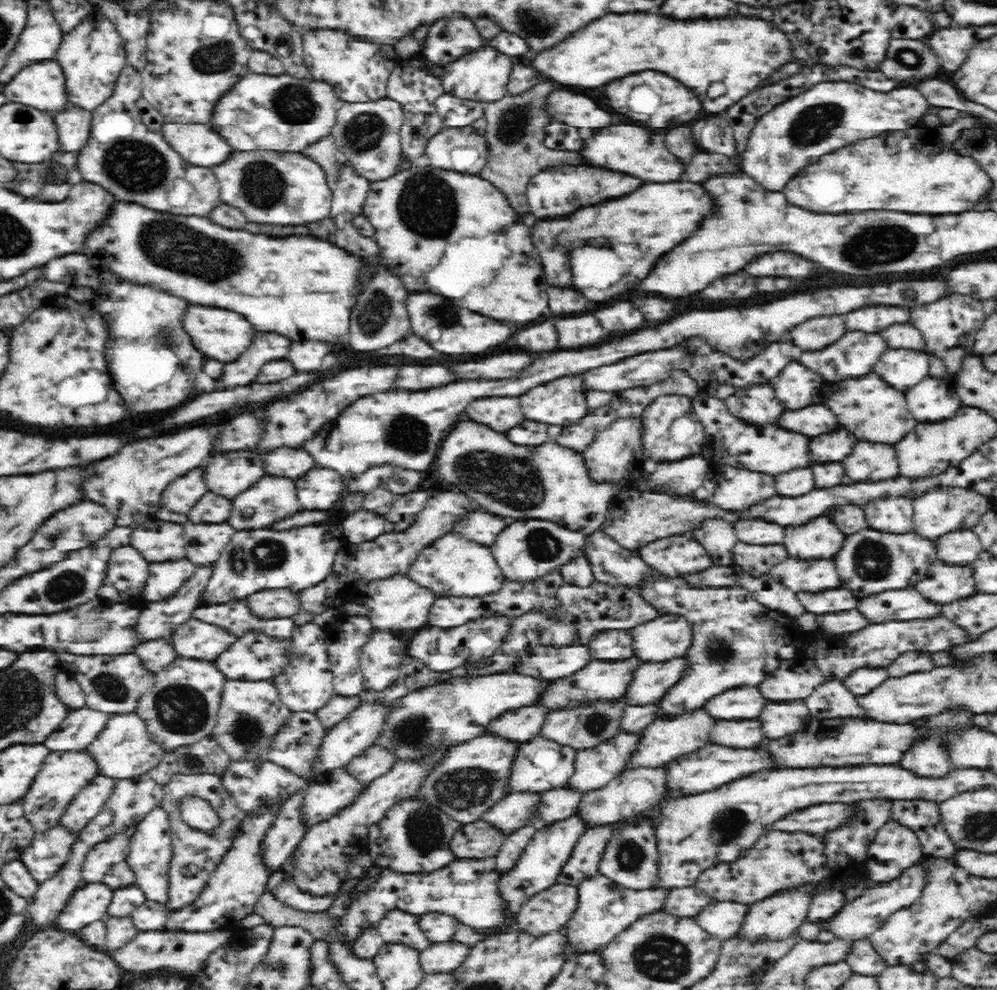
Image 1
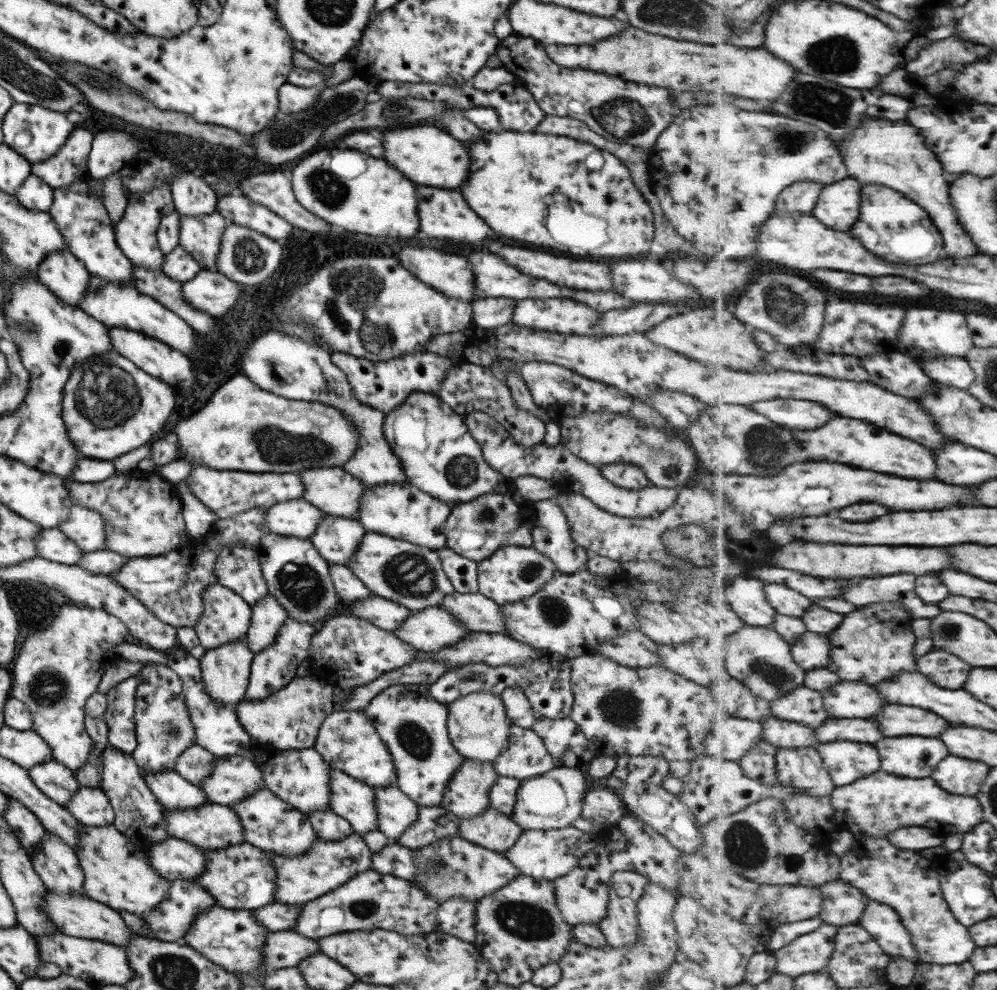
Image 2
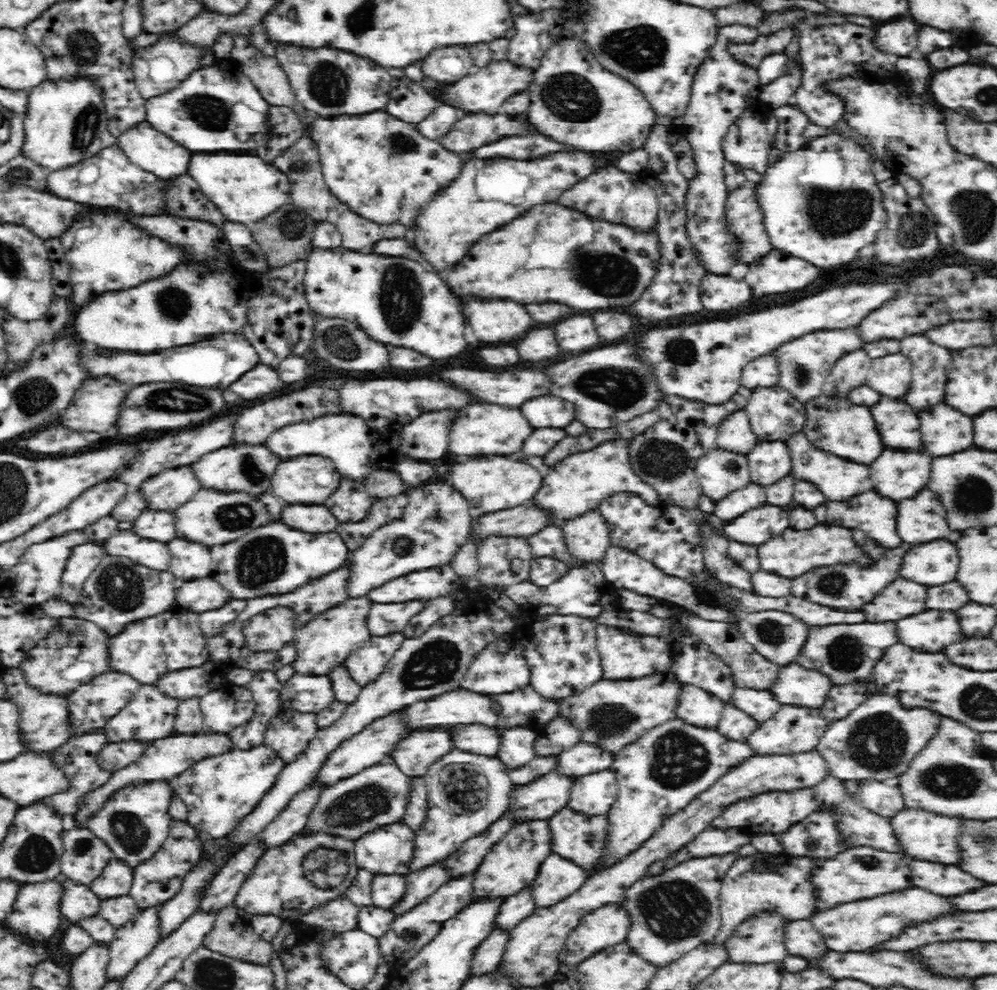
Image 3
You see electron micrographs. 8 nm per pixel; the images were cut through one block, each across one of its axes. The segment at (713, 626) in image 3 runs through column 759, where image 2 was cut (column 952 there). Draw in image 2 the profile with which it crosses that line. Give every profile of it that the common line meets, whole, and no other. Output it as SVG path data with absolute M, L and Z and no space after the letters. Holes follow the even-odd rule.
M935 648L918 657L919 672L929 681L949 690L963 689L974 666L945 649Z

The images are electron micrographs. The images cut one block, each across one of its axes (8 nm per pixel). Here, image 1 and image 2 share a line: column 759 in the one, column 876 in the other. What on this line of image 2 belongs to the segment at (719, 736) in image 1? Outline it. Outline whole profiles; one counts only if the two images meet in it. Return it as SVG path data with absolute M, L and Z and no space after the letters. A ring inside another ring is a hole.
M843 718L843 720L827 720L827 724L823 724L817 730L818 742L831 743L837 740L851 740L851 742L865 742L865 744L877 744L879 740L883 740L883 732L879 728L879 722L871 722L871 720L851 720L851 718Z

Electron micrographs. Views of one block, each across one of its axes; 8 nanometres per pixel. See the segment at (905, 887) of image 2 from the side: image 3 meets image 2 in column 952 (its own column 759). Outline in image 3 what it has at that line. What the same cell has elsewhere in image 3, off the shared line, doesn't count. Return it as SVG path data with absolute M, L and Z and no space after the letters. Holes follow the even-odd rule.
M760 911L738 923L725 940L730 962L766 964L783 961L789 955L784 944L784 934L791 921L778 911Z

